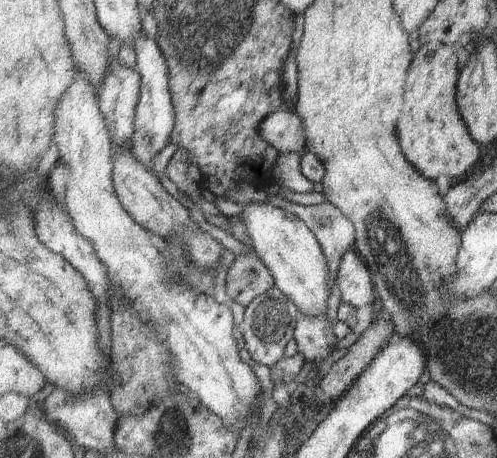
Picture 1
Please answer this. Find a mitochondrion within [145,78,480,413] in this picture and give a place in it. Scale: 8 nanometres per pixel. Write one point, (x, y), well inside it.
(270, 321)

